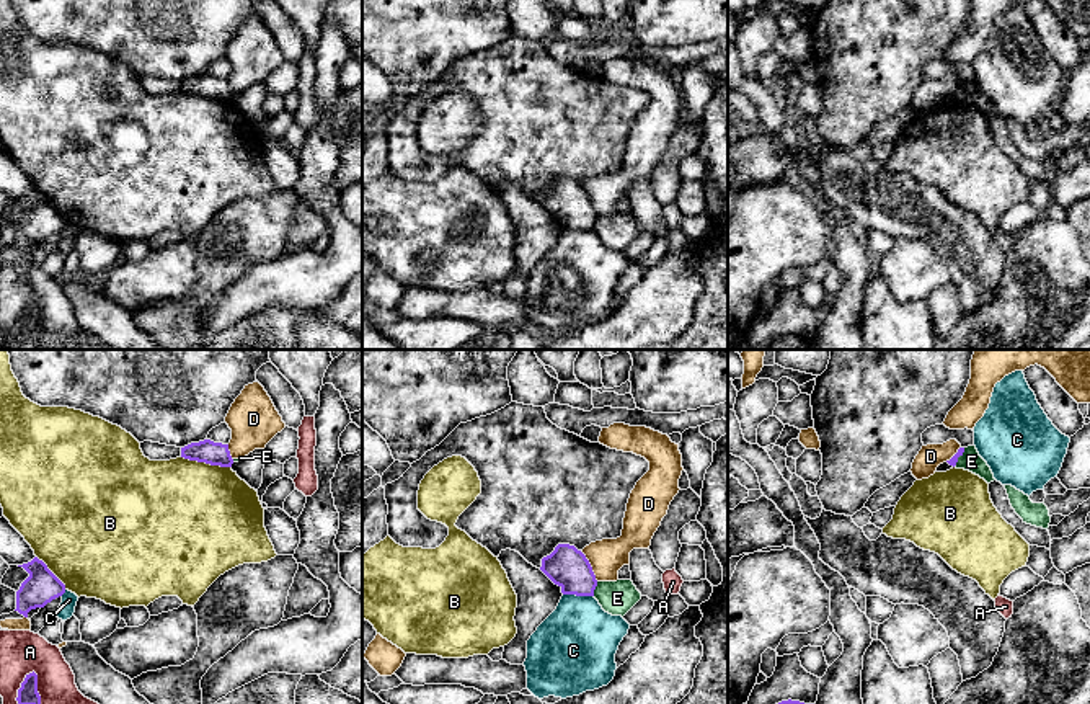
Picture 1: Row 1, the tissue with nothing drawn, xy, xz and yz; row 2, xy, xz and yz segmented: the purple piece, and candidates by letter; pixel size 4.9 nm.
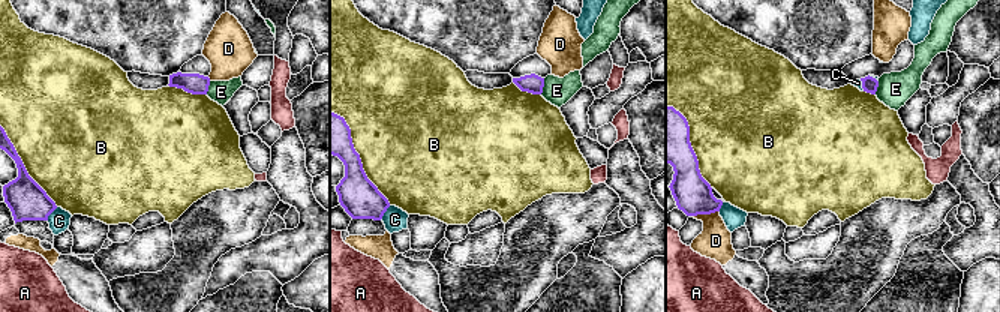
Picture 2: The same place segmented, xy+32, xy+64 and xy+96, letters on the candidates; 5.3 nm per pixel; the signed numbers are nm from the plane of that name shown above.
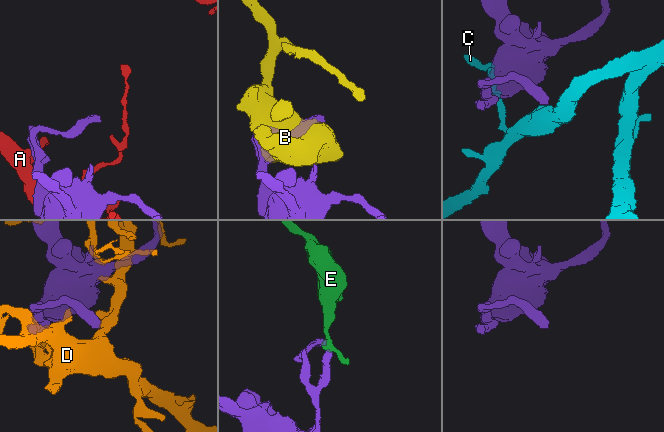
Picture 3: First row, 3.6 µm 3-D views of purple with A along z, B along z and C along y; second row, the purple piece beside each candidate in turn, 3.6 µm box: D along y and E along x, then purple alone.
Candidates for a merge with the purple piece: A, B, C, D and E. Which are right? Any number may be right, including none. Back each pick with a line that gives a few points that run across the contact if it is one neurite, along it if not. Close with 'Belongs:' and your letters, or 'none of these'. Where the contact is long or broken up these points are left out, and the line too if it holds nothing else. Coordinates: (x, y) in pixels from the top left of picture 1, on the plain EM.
Belongs: none of these

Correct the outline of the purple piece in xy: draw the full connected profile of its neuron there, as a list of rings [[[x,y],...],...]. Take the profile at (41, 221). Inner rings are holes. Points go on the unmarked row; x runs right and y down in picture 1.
[[[38,191],[18,201],[23,201],[29,207],[16,225],[15,245],[24,252],[28,252],[31,243],[44,242],[65,227],[65,219]]]

